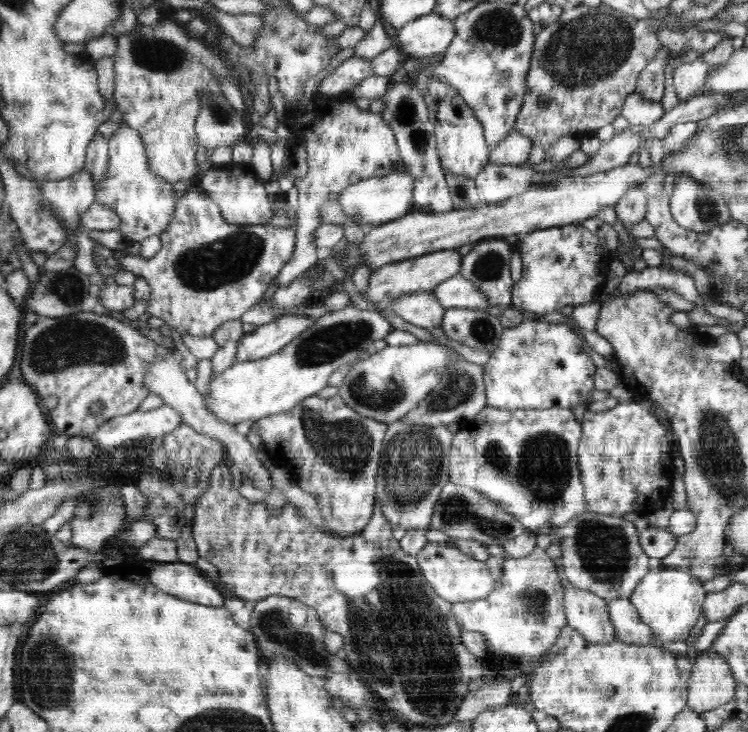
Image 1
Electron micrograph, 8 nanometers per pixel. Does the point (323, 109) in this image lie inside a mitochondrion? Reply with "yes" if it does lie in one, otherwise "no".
no

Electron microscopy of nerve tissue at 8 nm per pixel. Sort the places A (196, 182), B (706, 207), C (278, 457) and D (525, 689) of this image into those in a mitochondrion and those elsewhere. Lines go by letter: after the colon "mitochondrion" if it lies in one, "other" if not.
A: other
B: mitochondrion
C: other
D: other

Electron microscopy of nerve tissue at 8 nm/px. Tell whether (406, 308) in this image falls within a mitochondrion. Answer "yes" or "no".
no

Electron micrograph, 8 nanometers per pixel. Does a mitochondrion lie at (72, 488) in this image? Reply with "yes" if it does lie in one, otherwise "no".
no

